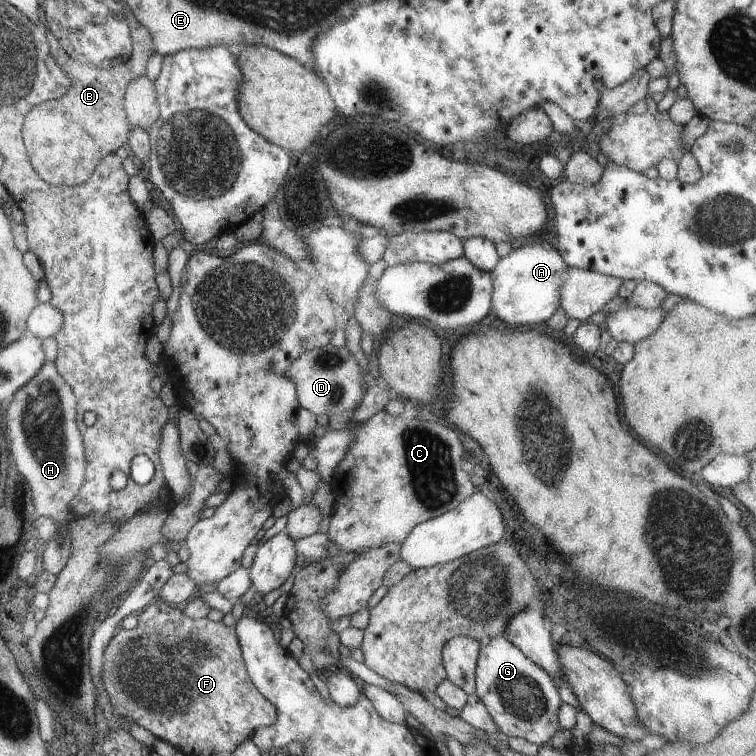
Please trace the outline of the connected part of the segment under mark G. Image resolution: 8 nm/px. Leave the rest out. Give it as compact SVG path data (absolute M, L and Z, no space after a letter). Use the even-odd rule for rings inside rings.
M502 634L487 642L478 651L474 671L474 694L481 700L498 732L519 737L540 747L557 732L557 712L561 700L552 678L533 664Z

